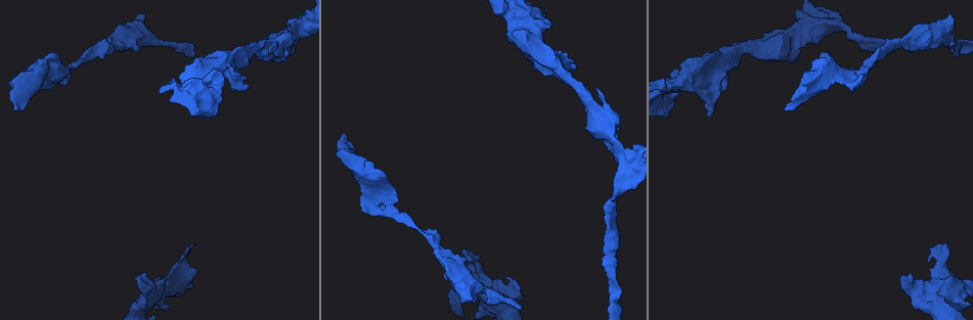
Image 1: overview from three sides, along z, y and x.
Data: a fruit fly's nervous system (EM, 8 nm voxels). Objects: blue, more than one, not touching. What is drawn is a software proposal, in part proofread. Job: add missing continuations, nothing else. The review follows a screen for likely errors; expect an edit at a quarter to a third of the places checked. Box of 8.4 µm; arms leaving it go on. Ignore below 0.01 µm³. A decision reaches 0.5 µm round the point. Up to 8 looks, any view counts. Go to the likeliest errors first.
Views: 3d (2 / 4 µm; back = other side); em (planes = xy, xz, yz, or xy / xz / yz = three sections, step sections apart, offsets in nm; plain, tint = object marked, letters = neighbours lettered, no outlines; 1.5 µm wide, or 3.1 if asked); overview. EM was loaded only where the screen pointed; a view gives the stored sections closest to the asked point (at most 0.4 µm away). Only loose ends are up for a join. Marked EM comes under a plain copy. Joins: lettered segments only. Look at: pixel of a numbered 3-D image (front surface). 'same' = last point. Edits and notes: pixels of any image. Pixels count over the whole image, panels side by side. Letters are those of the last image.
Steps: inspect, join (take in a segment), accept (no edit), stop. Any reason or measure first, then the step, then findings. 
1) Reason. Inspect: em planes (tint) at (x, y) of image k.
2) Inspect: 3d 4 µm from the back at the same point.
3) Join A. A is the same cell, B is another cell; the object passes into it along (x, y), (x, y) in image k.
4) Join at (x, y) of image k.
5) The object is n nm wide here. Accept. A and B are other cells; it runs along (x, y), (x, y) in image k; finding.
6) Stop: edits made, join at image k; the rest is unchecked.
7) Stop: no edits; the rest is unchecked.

An open end. Inspect: 3d 4 µm at (902, 278) of image 1.

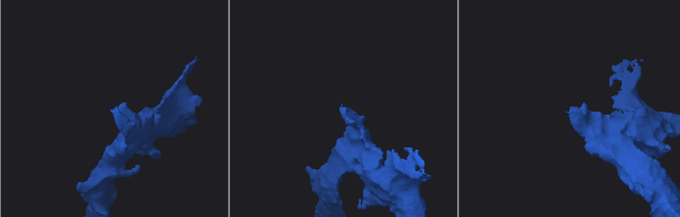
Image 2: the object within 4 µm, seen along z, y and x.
Need the tissue. Inspect: em yz step 8 (letters) at (345, 106) of image 2.

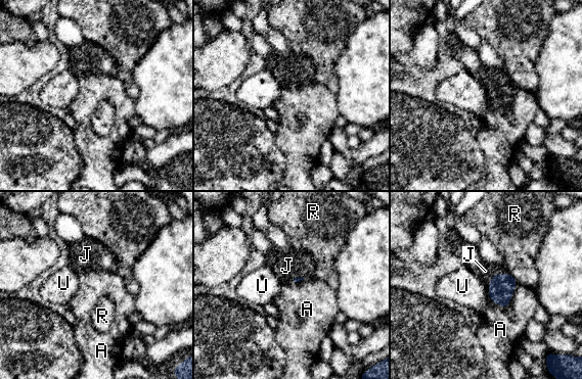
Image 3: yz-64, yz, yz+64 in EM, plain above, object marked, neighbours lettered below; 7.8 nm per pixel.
Inspect: em planes (letters) at the same point.

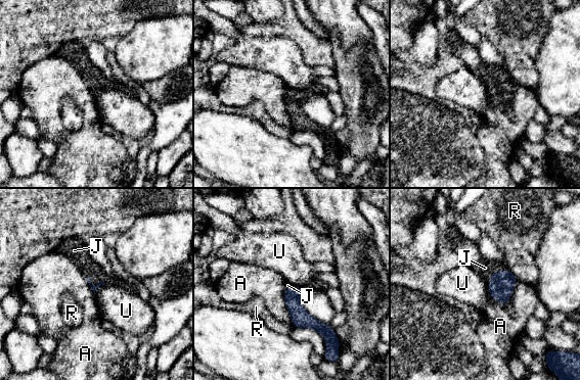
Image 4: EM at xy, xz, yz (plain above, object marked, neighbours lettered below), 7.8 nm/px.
Join J. J is the same cell, A, R and U are other cells; the object passes into it along (501, 283), (493, 273), (485, 268) in image 4; the neuron continues.

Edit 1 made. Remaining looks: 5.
Inspect: overview.

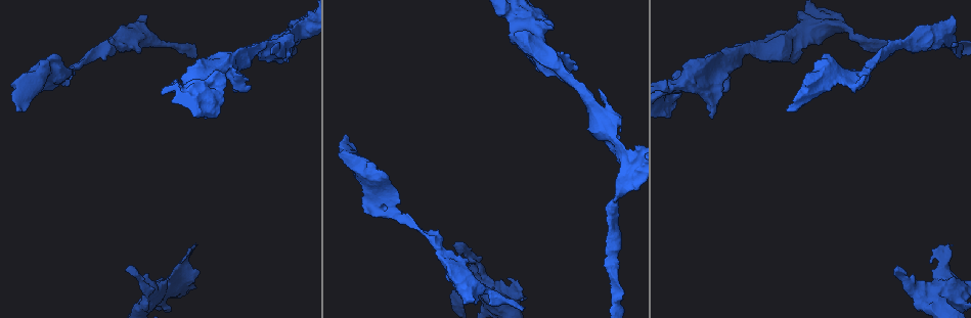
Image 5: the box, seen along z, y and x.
An open end. Inspect: 3d 4 µm at (865, 79) of image 5.

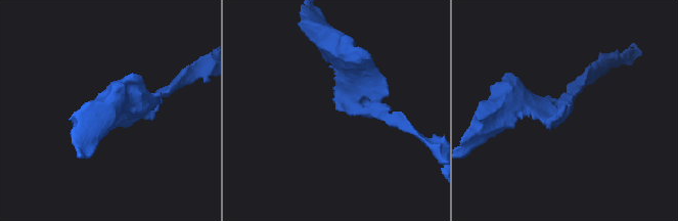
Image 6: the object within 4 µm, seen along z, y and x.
Shape alone is not enough. Inspect: em planes (letters) at (563, 106) of image 6.

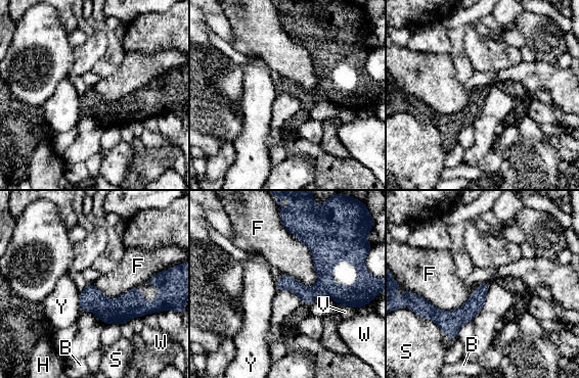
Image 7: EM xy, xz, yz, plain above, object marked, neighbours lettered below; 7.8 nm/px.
Accept. B, F, H, S, V, W and Y are other cells; a border runs along (279, 218), (311, 253), (311, 287) in image 7; no lettered segment goes on from it.

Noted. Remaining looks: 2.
Thin end. Inspect: em xy step 4 (tint) at (270, 52) of image 5.

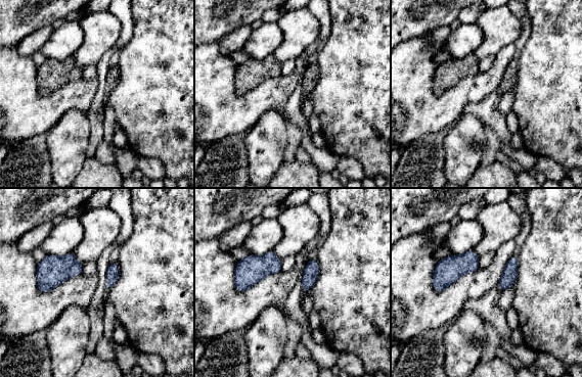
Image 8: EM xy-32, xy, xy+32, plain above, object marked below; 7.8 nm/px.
Inspect: em planes (letters) at the same point.

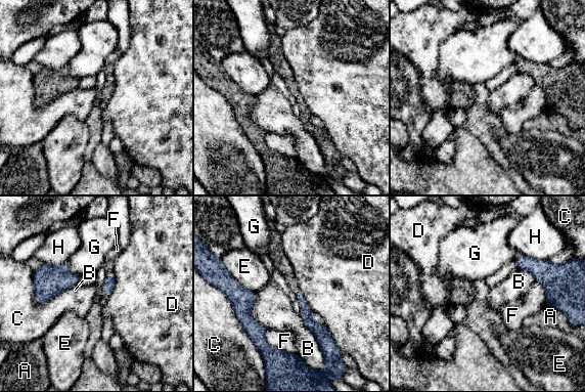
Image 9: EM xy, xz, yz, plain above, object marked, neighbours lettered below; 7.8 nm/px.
The longest contact is with C, 550 nm. Accept. A, B, C, D, E, F, G and H are other cells; none of them fits.

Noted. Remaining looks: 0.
Stop: edits made, join at image 4; the rest is unchecked.

